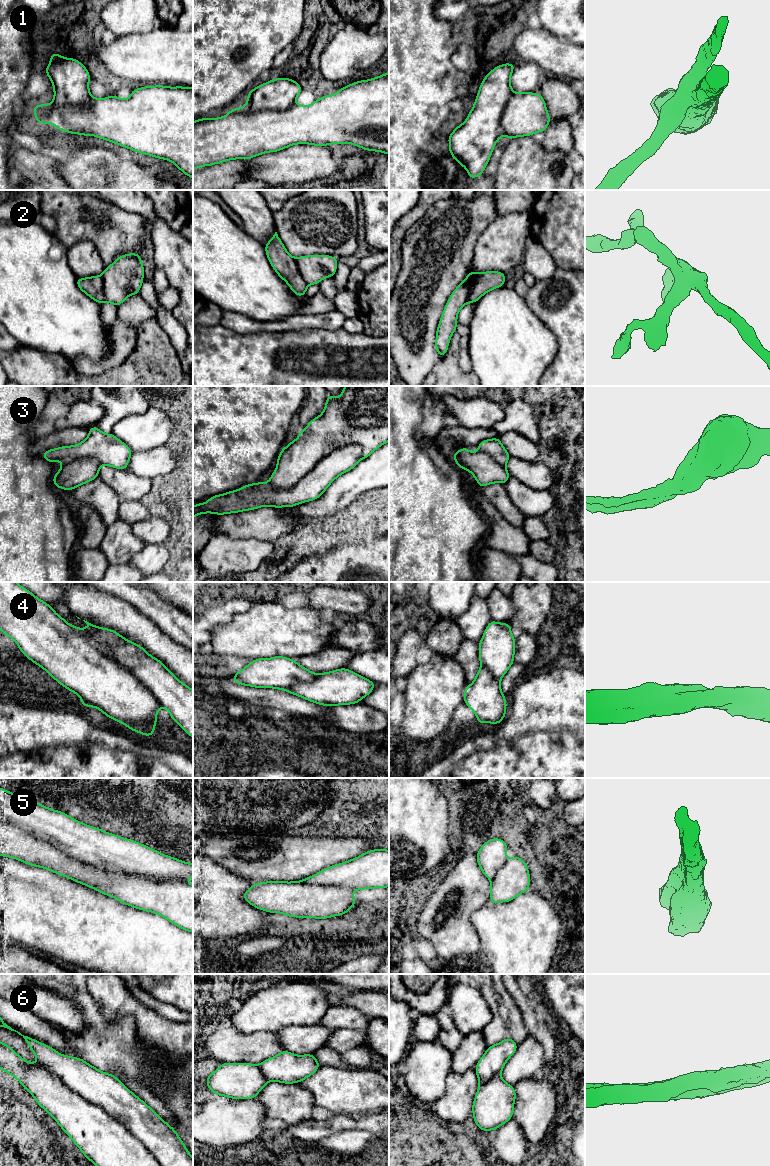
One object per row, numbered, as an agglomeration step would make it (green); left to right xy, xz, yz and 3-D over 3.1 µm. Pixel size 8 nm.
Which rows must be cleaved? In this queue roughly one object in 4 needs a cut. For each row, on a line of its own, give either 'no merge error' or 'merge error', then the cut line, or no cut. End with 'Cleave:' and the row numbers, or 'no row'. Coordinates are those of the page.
1: merge error | xz (291, 105), (285, 109), (255, 111), (246, 107)
2: no merge error | no cut
3: no merge error | no cut
4: no merge error | no cut
5: no merge error | no cut
6: no merge error | no cut
Cleave: 1

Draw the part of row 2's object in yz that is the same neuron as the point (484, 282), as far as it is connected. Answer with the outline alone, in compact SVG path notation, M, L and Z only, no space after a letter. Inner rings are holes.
M487 271L477 273L468 272L467 277L450 295L436 331L435 348L438 358L448 351L451 335L458 325L457 315L459 310L467 303L475 303L487 292L505 285L505 273Z

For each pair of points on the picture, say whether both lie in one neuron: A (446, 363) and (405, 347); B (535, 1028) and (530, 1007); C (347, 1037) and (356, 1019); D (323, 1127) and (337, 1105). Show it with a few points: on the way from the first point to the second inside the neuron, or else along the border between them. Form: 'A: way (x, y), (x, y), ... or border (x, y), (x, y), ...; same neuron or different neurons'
A: border (438, 358), (432, 371); different neurons
B: way (532, 1023), (530, 1012); same neuron
C: border (364, 1029), (336, 1029), (334, 1031); different neurons
D: border (334, 1113), (349, 1114); different neurons

